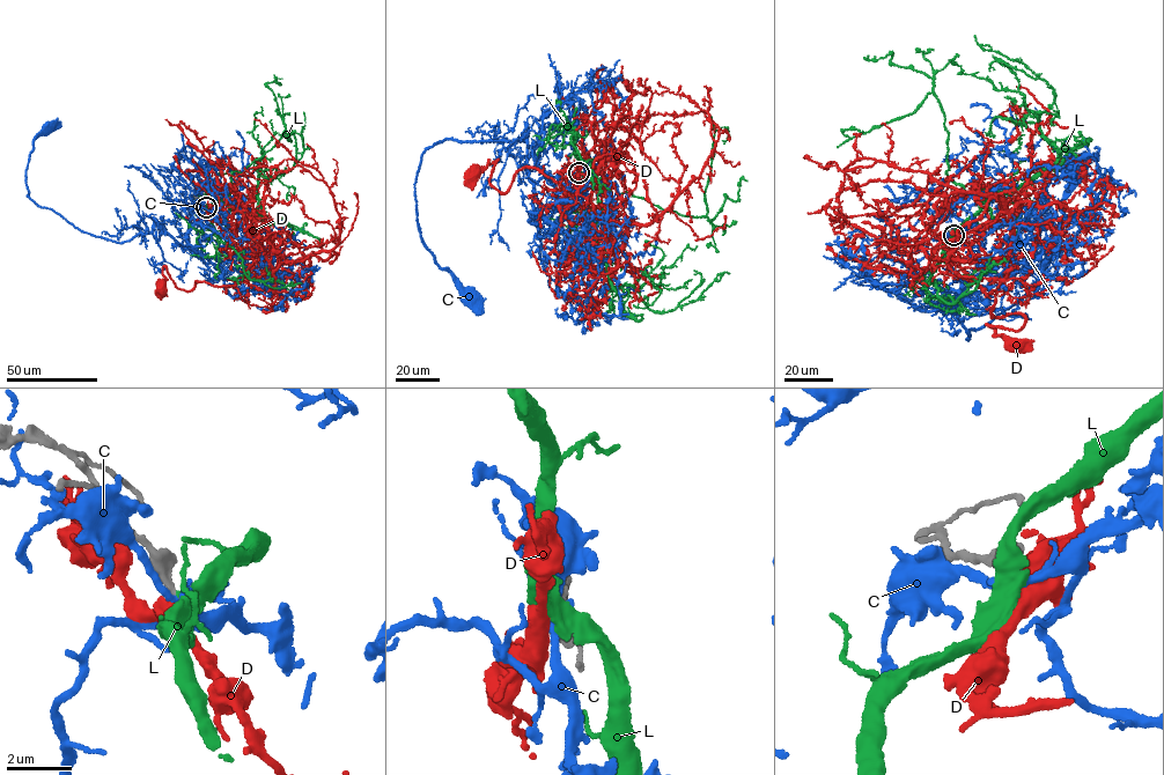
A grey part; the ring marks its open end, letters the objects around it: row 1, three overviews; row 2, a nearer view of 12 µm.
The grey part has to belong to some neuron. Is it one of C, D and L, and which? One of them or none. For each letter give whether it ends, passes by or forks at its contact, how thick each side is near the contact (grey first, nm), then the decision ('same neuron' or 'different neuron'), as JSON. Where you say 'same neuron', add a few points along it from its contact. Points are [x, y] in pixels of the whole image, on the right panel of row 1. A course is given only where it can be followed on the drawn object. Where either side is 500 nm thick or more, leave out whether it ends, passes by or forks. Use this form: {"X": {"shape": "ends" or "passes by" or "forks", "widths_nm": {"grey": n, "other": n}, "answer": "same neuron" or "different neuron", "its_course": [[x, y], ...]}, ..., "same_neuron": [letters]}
{"C": {"shape": "forks", "widths_nm": {"grey": 260, "other": 220}, "answer": "different neuron"}, "D": {"shape": "forks", "widths_nm": {"grey": 340, "other": 420}, "answer": "different neuron"}, "L": {"shape": "passes by", "widths_nm": {"grey": 320, "other": 280}, "answer": "same neuron", "its_course": [[953, 235], [999, 193], [969, 192], [945, 174], [936, 97], [842, 133], [861, 134]]}, "same_neuron": ["L"]}

